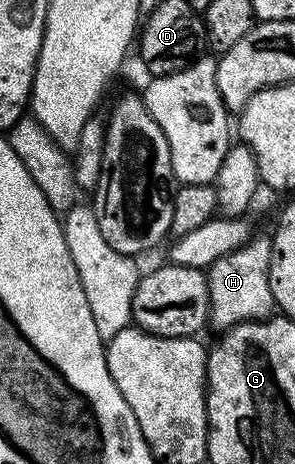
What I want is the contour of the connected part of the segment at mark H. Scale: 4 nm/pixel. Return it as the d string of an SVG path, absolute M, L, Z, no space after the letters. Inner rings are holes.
M253 235L245 246L218 259L207 269L210 298L207 323L214 333L221 334L237 324L266 320L273 315L276 305L270 282L272 244L269 235Z

